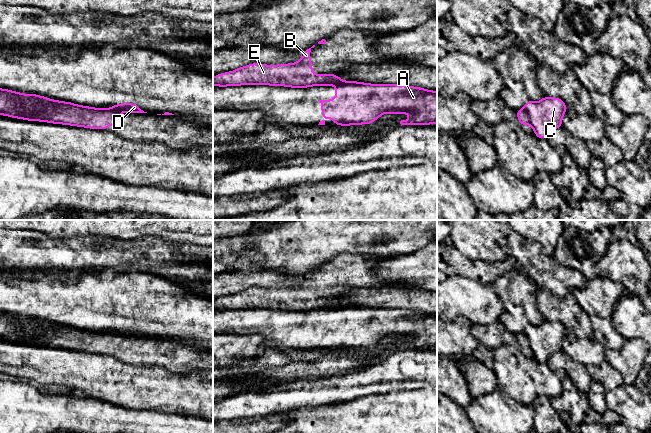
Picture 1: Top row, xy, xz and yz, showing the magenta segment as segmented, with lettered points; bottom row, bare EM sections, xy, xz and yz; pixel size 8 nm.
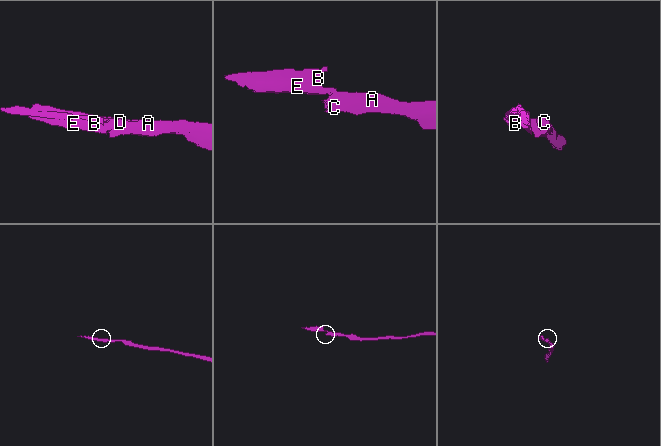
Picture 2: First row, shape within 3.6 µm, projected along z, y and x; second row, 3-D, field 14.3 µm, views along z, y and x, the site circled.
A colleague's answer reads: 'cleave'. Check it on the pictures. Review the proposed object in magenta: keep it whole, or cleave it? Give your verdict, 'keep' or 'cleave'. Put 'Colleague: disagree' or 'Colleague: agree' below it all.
cleave
Colleague: agree

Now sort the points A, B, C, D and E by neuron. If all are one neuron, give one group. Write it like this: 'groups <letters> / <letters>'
groups A C D / B E

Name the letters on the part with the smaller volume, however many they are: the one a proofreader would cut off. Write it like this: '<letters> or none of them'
B, E

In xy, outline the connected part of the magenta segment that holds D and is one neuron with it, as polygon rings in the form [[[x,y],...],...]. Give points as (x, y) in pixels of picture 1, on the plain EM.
[[[121,327],[119,329],[113,329],[111,330],[111,334],[128,337],[147,337],[141,334],[137,328],[133,327]]]

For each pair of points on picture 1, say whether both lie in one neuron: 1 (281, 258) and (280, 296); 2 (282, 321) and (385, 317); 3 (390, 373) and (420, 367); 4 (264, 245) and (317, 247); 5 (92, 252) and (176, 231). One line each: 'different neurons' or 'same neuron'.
1: different neurons
2: same neuron
3: same neuron
4: same neuron
5: different neurons

